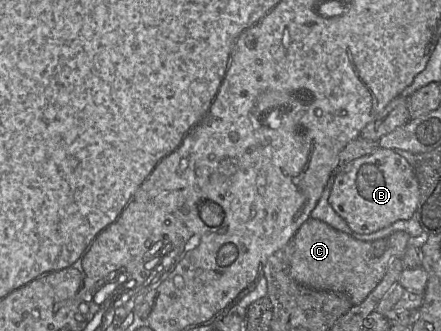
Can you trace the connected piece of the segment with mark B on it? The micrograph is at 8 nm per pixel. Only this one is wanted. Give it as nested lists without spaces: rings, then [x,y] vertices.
[[[377,148],[349,163],[334,179],[329,204],[356,233],[368,234],[390,226],[398,220],[410,219],[417,210],[420,197],[419,182],[410,163],[393,149]]]

